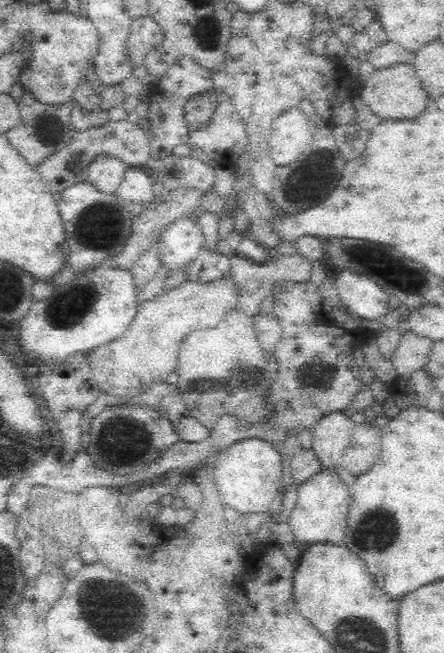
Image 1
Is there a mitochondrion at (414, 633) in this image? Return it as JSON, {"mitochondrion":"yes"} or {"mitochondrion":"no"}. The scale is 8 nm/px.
{"mitochondrion":"no"}

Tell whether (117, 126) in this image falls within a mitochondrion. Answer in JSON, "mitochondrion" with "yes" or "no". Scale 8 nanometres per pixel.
{"mitochondrion":"no"}

